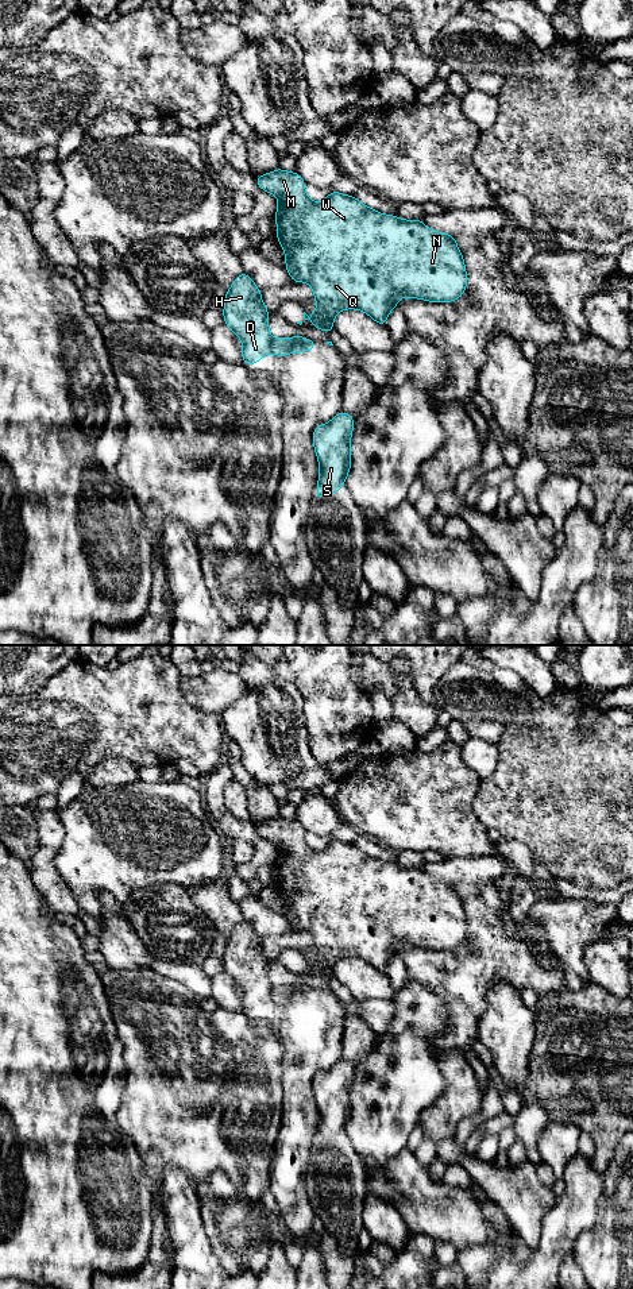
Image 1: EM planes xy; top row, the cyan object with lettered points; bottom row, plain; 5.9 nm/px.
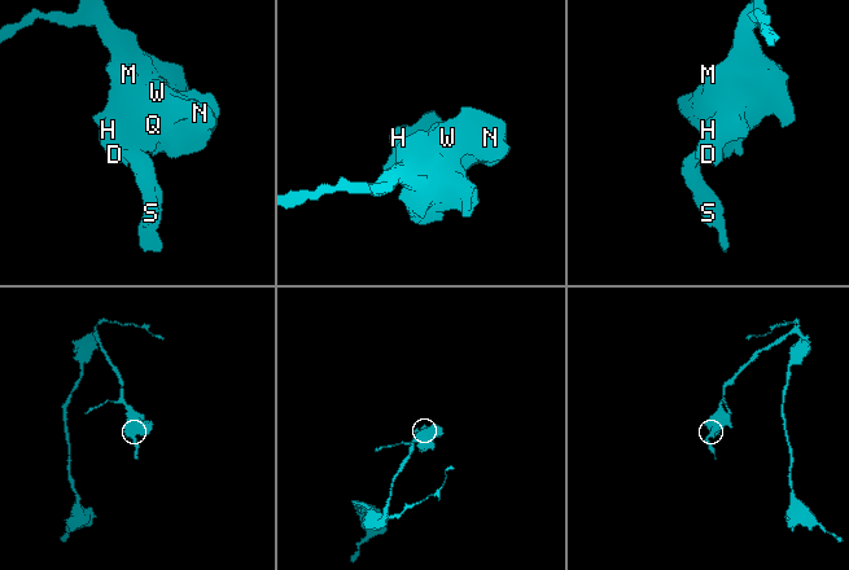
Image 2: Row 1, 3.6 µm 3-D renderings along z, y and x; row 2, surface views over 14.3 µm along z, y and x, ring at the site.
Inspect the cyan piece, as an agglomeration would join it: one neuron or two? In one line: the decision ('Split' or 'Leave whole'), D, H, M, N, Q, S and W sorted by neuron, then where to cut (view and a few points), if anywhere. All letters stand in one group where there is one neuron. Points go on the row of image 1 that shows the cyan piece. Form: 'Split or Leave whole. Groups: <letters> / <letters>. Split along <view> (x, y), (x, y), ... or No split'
Split. Groups: D H M N Q W / S. Split along xy (294, 338), (294, 342), (284, 354)

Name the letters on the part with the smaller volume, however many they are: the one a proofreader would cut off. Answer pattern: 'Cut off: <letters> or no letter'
Cut off: S

